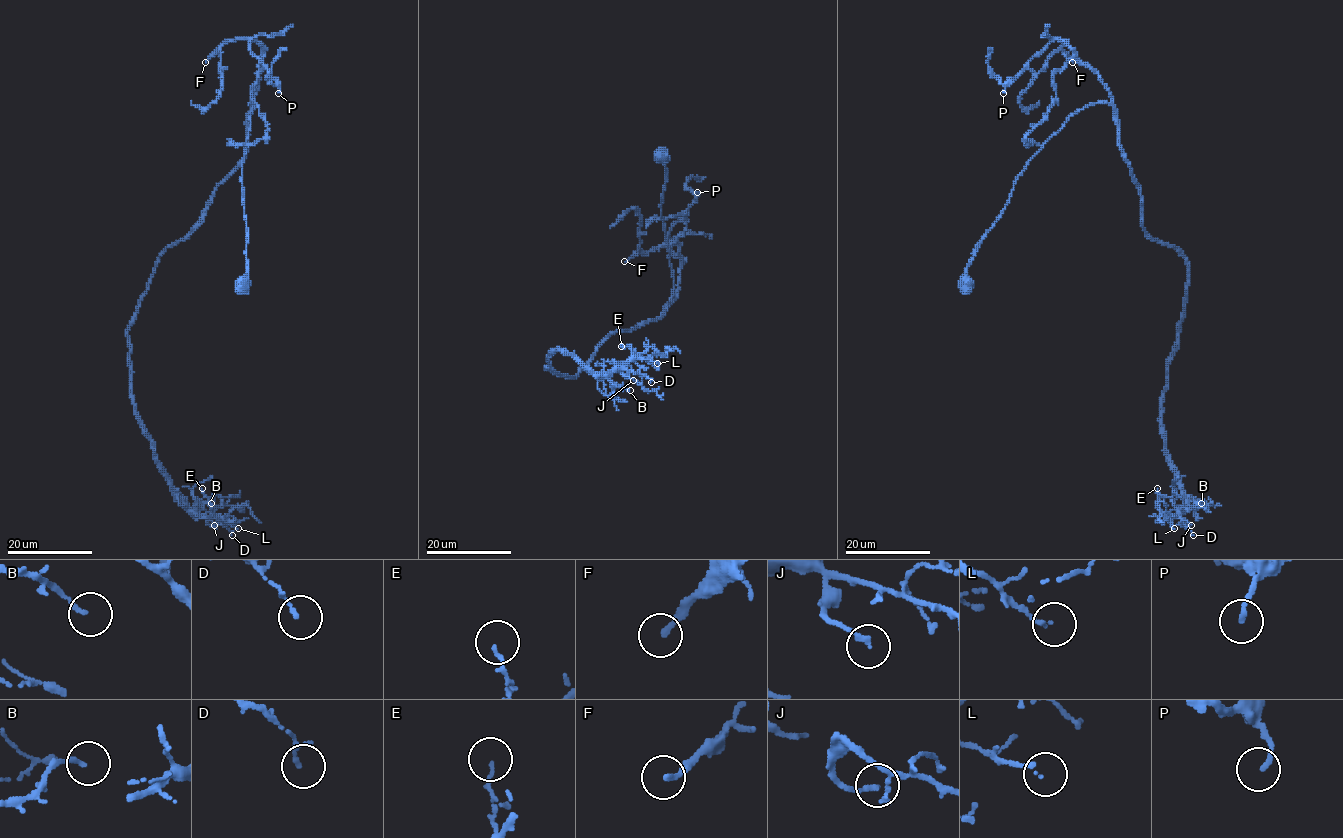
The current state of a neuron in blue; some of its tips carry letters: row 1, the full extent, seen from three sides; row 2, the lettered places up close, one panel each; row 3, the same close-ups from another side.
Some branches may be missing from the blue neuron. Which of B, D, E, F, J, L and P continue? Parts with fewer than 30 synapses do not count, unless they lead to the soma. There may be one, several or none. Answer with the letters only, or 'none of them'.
F

